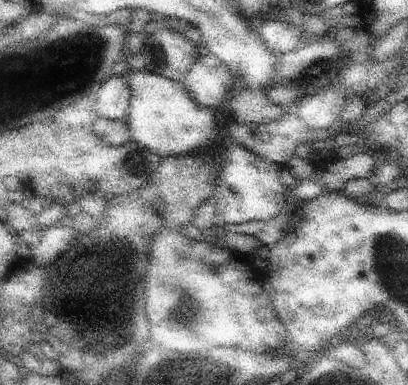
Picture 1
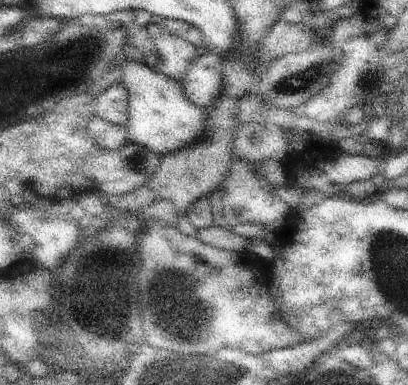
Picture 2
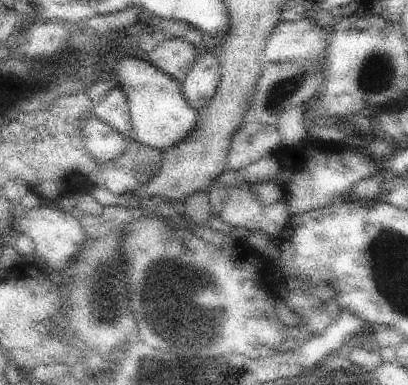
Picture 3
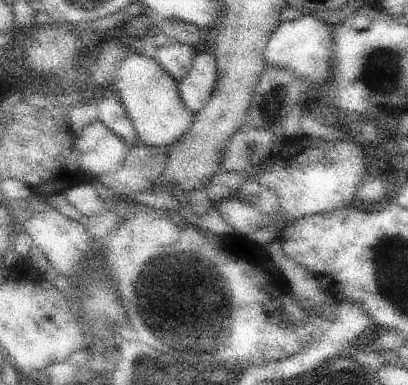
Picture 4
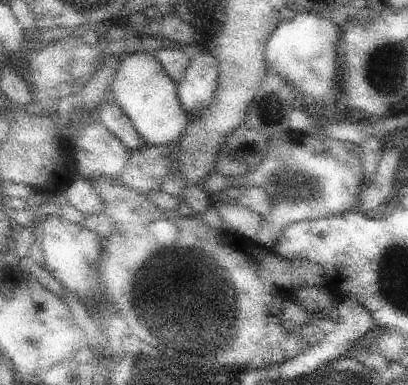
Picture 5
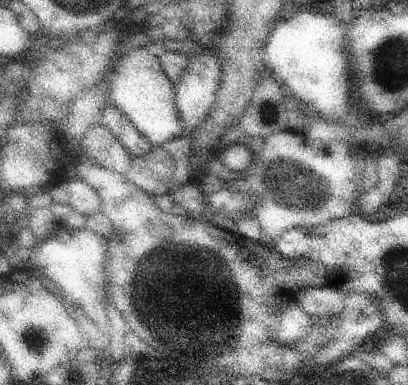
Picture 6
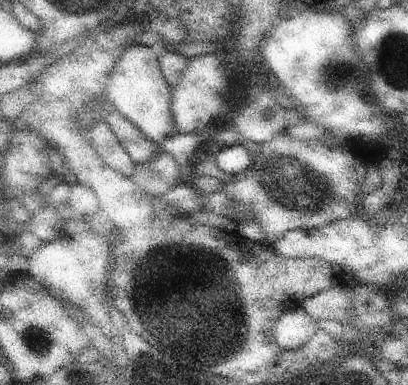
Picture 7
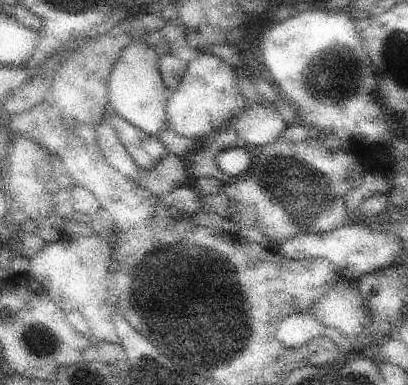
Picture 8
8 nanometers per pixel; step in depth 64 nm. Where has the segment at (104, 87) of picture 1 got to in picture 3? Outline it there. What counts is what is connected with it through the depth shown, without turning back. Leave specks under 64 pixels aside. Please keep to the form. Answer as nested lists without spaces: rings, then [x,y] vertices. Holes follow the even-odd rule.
[[[119,86],[111,88],[111,90],[105,94],[105,98],[103,98],[97,106],[93,106],[91,112],[95,114],[95,118],[103,120],[103,122],[109,124],[111,128],[115,128],[119,134],[123,134],[123,136],[127,138],[127,142],[133,140],[133,138],[129,138],[129,136],[131,136],[129,106],[127,106],[125,94],[123,94],[123,90],[121,90]]]

